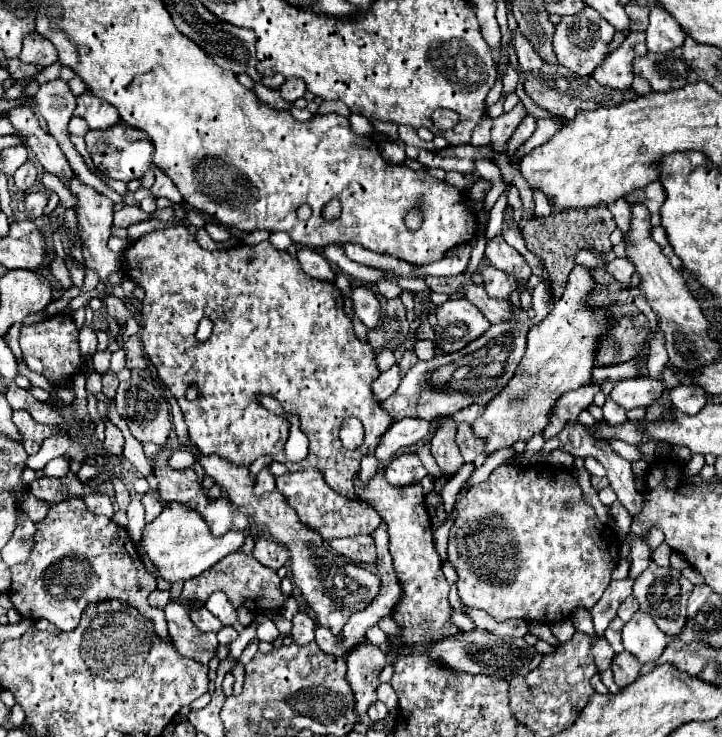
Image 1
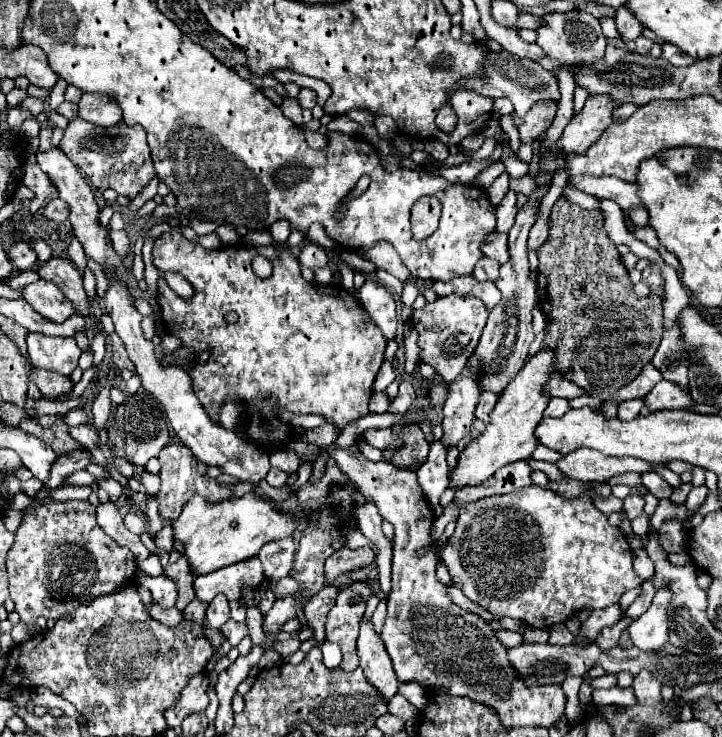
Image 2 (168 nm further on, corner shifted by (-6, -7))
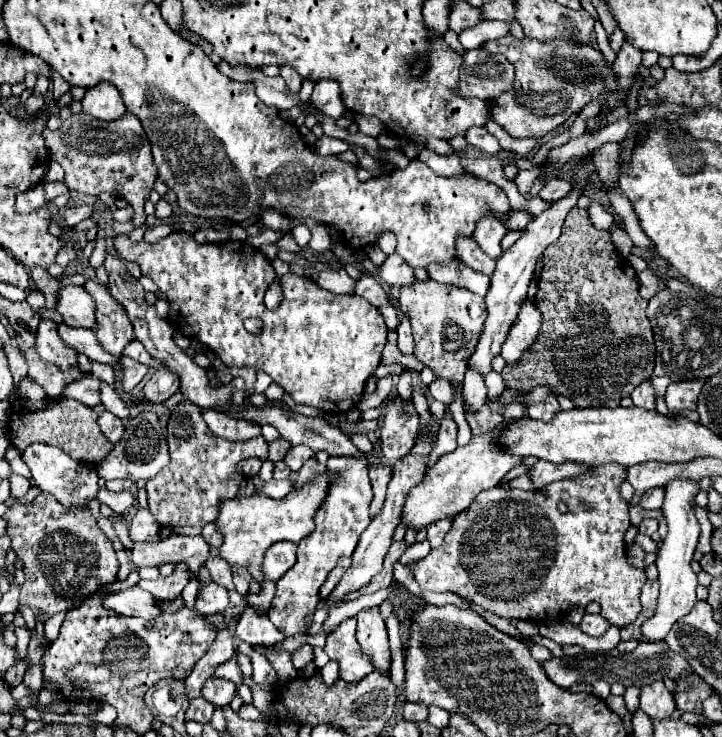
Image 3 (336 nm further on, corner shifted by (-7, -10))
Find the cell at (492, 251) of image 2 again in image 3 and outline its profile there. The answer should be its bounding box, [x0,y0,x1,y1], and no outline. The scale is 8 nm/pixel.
[474,218,508,258]

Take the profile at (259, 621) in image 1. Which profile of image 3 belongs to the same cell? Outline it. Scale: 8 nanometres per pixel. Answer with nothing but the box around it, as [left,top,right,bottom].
[292,644,312,668]

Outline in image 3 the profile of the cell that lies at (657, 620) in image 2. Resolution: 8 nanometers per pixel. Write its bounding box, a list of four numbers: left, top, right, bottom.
[640,480,700,642]

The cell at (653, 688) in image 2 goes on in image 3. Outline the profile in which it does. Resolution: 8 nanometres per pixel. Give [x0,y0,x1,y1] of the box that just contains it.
[640,682,676,718]

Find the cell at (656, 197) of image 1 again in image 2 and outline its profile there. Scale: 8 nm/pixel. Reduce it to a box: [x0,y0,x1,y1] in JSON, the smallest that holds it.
[567,175,639,211]

